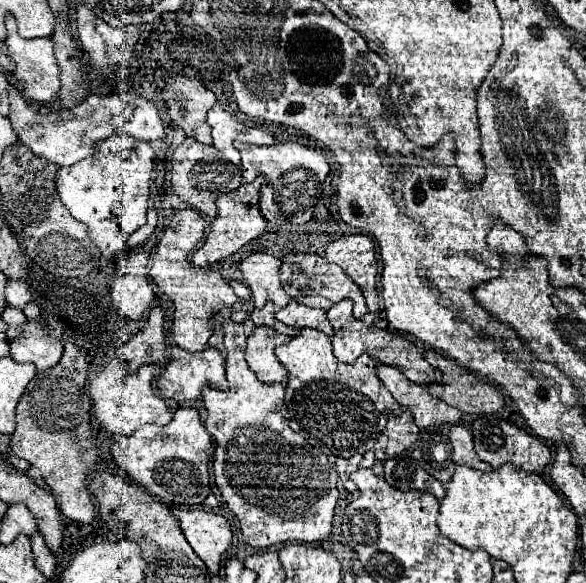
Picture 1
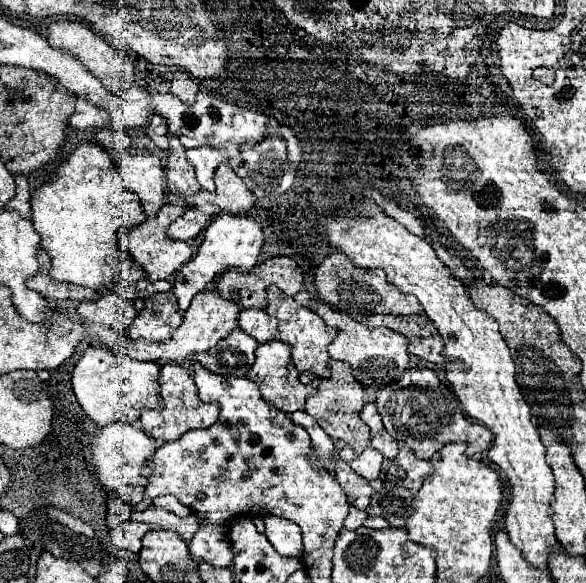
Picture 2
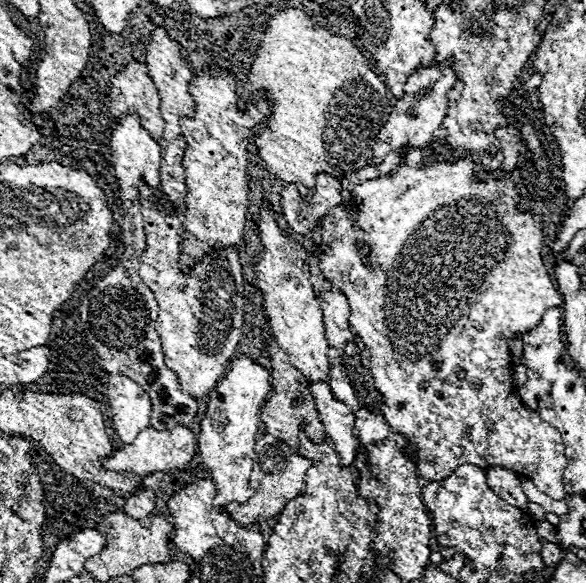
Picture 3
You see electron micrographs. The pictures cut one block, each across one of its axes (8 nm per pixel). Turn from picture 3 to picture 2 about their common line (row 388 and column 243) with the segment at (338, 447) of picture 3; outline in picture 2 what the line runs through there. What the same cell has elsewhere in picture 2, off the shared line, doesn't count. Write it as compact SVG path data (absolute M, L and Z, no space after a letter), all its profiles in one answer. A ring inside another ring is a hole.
M256 308L242 310L238 314L238 326L246 334L254 336L254 340L258 340L258 344L274 340L276 332L278 332L278 320L274 316L266 316L264 310L256 310Z

